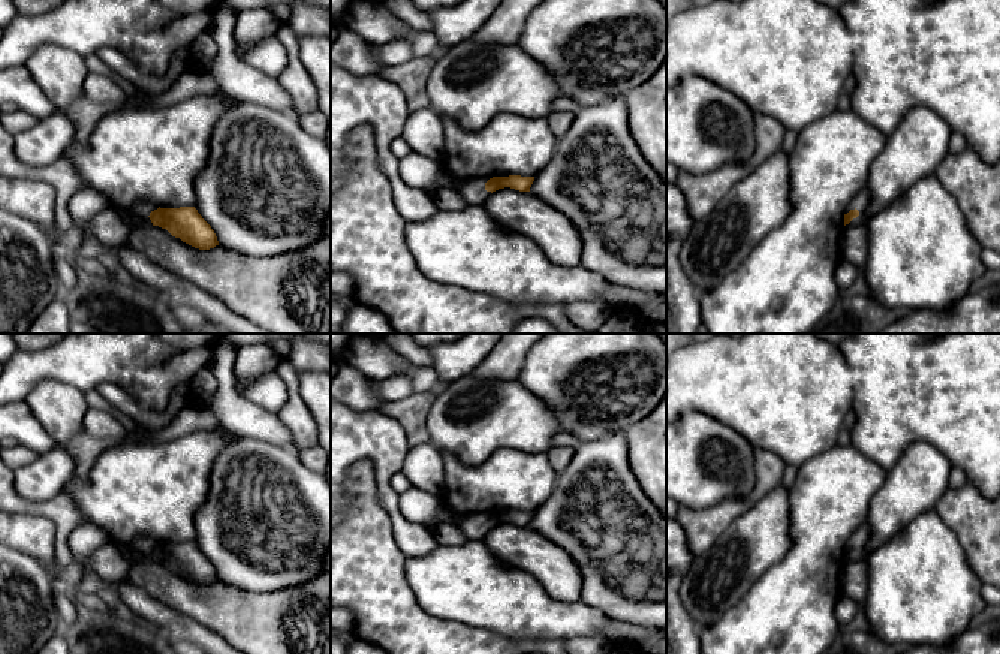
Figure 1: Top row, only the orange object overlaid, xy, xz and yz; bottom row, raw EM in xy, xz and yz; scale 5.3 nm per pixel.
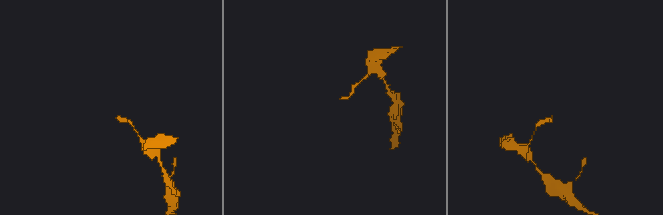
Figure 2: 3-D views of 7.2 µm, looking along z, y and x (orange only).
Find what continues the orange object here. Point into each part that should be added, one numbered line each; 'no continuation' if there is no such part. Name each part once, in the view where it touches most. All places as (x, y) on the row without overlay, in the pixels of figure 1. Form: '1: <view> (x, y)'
1: yz (861, 536)

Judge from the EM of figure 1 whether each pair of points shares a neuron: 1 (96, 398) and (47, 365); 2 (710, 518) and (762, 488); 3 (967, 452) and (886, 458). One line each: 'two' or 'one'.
1: two
2: one
3: one

